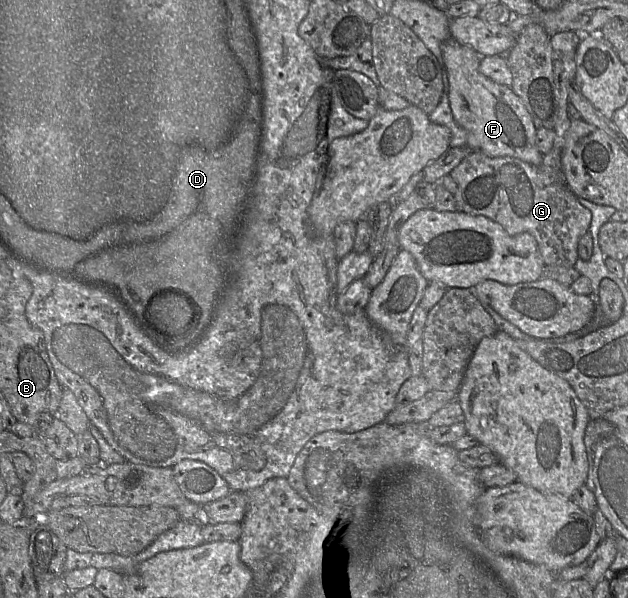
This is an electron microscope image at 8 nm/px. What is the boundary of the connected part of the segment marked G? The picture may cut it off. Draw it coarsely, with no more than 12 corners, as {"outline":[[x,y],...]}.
{"outline":[[582,36],[550,37],[561,90],[540,166],[472,150],[450,173],[457,210],[511,236],[545,265],[574,267],[592,214],[561,164]]}

